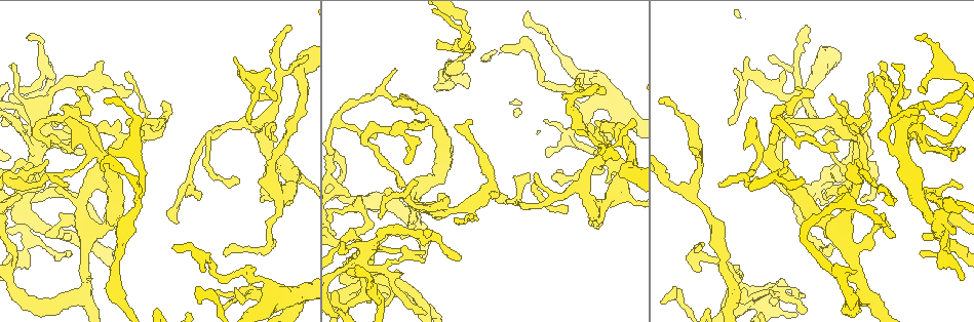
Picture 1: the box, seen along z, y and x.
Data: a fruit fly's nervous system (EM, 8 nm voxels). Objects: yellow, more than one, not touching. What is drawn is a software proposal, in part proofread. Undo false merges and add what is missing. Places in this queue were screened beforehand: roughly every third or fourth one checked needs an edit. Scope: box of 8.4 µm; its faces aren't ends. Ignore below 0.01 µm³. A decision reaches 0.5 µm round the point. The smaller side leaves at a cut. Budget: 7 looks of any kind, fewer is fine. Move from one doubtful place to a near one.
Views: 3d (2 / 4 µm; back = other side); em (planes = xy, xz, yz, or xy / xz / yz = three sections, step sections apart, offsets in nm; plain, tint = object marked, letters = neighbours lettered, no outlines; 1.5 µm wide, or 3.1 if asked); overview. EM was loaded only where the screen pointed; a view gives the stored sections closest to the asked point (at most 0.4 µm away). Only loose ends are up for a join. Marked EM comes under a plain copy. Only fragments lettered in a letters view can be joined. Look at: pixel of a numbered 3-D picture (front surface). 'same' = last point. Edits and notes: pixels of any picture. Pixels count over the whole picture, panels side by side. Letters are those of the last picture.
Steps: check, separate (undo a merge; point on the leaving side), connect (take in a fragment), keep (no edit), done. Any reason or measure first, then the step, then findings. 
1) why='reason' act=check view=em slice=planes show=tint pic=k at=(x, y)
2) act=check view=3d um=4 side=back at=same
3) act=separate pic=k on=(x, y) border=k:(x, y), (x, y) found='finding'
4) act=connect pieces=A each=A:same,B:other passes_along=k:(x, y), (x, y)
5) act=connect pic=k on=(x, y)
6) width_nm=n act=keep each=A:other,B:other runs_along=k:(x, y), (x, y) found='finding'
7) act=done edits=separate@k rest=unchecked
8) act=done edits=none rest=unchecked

why='three-way junction' act=check view=3d um=4 pic=1 at=(943, 256)

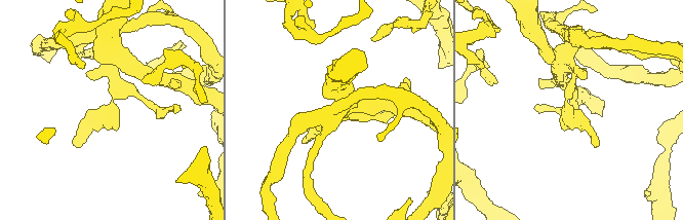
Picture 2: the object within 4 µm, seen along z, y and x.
act=check view=em slice=planes show=letters pic=2 at=(564, 110)

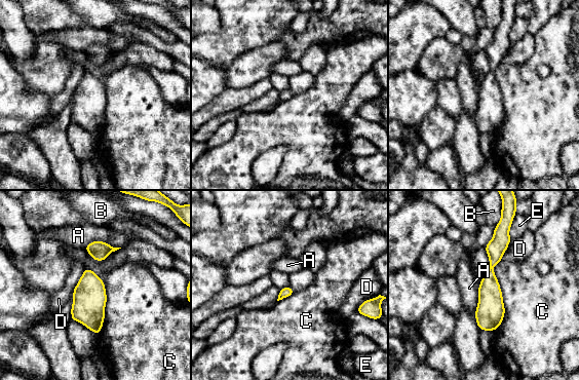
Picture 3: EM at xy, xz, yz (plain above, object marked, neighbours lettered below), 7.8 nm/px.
act=keep each=A:other,B:other,C:other,D:other,E:other runs_along=3:(498, 228), (485, 328) found='all the same neuron'

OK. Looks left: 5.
why='abrupt turn' act=check view=em slice=xy step=8 show=tint pic=1 at=(206, 138)

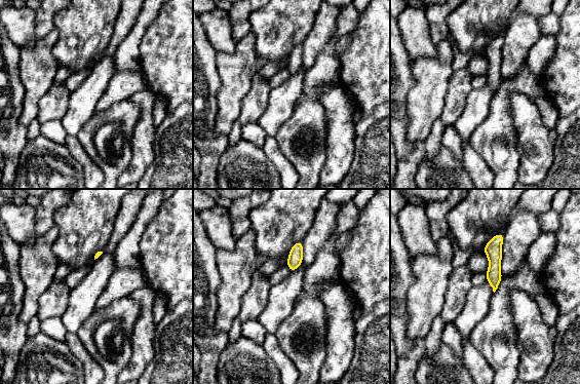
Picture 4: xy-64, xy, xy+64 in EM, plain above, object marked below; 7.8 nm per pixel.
why='another direction' act=check view=em slice=planes show=tint at=same

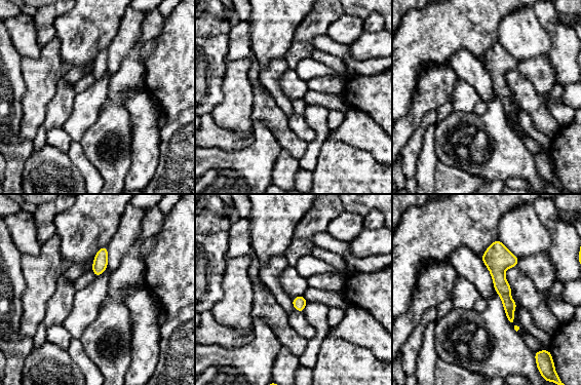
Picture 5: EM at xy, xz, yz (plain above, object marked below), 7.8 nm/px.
why='what lies round it' act=check view=em slice=planes show=letters at=same

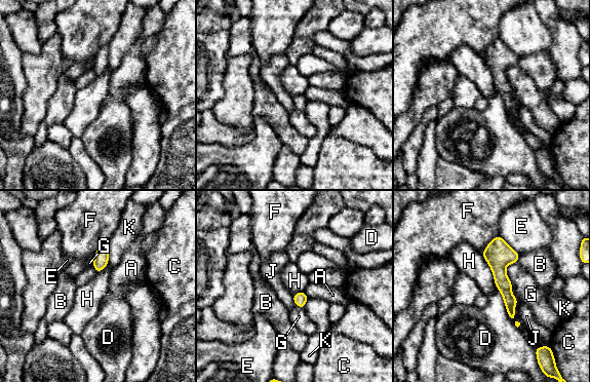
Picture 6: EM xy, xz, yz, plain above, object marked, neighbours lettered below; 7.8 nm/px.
longest_contact=K:340nm act=keep each=A:other,B:other,C:other,D:other,E:other,F:other,G:other,H:other,J:other,K:other runs_along=6:(498, 238), (498, 268), (512, 316) found='continuous, no second neuron'

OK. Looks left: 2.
why='three-way junction' act=check view=em slice=planes show=tint pic=1 at=(280, 98)

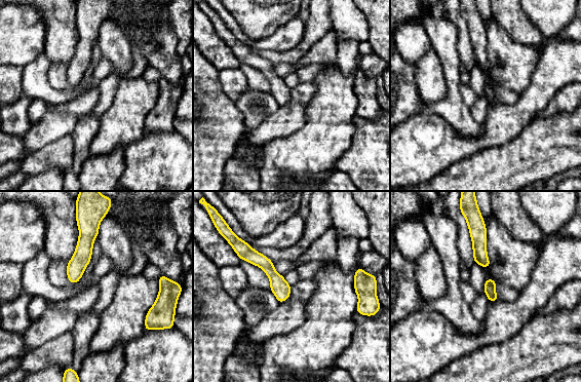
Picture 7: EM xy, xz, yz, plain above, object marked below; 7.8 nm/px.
why='what lies round it' act=check view=em slice=planes show=letters at=same

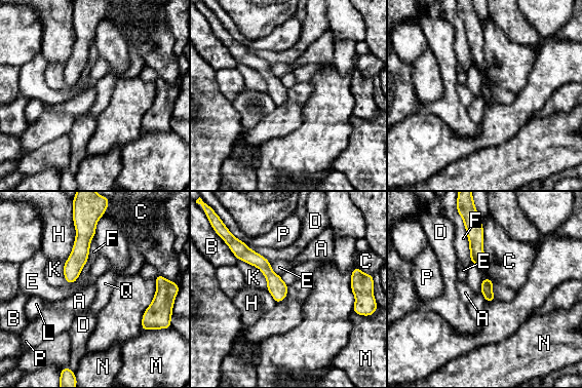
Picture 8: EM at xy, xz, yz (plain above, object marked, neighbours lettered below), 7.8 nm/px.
act=keep each=A:other,B:other,C:other,D:other,E:other,F:other,H:other,K:other,L:other,M:other,N:other,P:other,Q:other border=8:(480, 290), (486, 301) found='continuous, no second neuron'

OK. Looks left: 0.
act=done edits=none rest=unchecked

